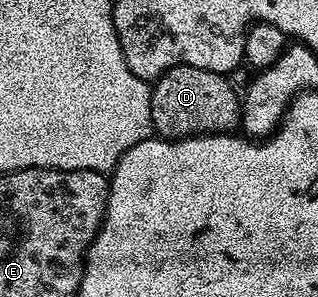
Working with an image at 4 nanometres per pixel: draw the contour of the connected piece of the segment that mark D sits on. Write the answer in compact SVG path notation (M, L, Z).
M177 65L157 78L151 89L151 119L156 136L180 139L203 133L228 133L241 123L241 97L233 90L228 76L190 65Z

